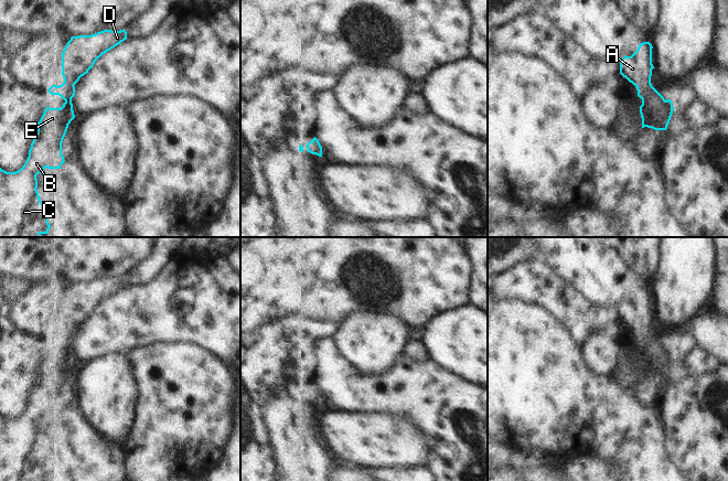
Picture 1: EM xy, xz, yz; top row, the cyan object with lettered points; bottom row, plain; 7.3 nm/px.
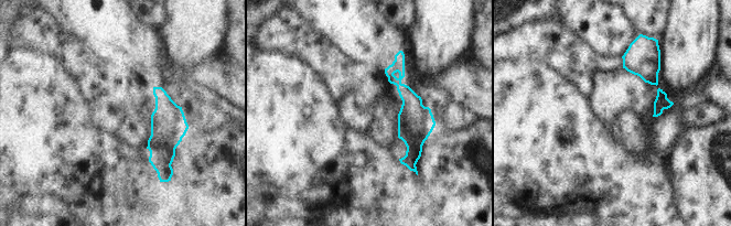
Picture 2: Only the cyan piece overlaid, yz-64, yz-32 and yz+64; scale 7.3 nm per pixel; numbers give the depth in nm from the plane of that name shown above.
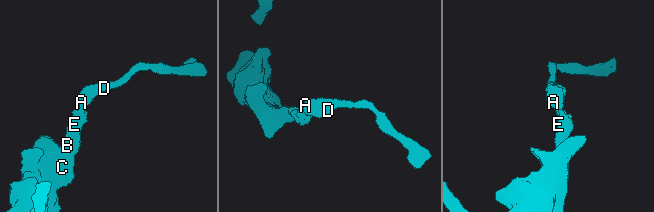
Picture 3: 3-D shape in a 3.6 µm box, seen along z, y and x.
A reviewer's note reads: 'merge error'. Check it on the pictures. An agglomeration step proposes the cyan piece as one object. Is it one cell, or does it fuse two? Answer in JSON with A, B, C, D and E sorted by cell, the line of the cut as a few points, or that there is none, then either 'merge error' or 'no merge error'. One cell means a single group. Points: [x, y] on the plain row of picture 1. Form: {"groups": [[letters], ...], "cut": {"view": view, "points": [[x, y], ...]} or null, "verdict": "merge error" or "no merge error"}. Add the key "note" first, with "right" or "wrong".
{"note": "wrong", "groups": [["A", "B", "C", "D", "E"]], "cut": null, "verdict": "no merge error"}

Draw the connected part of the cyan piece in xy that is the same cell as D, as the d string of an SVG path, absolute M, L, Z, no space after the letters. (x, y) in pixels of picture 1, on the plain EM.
M104 277L92 282L72 284L62 300L62 322L64 330L49 335L51 342L61 343L65 350L61 355L46 354L29 397L24 413L15 419L7 419L0 415L0 481L49 481L49 461L41 449L36 423L45 415L61 416L64 410L62 389L68 372L75 365L72 345L75 342L75 331L88 320L95 309L106 299L127 287L126 277Z

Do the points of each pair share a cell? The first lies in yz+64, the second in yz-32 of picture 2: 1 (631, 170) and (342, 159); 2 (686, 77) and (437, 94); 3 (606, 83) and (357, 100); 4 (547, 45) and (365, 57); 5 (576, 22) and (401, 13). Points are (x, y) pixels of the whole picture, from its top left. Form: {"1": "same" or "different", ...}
{"1": "same", "2": "different", "3": "same", "4": "different", "5": "different"}

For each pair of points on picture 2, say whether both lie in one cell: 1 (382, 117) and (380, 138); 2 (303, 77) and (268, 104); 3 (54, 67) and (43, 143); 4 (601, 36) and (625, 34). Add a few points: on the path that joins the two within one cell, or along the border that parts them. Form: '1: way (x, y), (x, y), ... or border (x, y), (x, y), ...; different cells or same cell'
1: way (382, 122), (382, 132); same cell
2: way (294, 85), (277, 103); same cell
3: way (43, 86), (43, 125); same cell
4: way (606, 34), (620, 34); same cell

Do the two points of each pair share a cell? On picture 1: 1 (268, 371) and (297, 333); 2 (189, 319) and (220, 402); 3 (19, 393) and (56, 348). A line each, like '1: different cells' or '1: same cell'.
1: same cell
2: different cells
3: same cell

